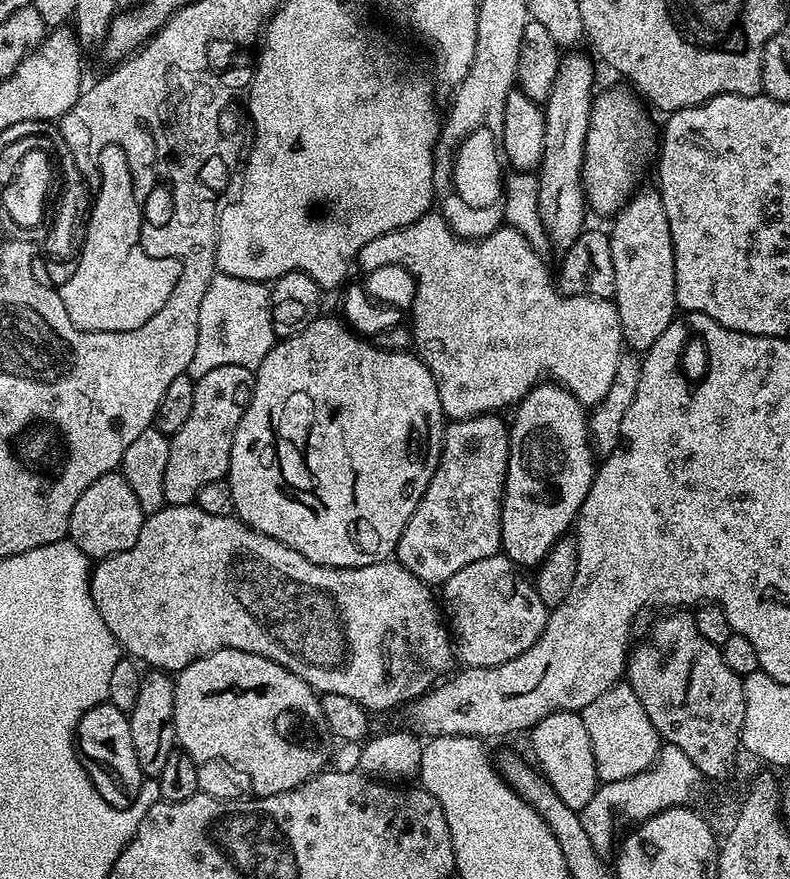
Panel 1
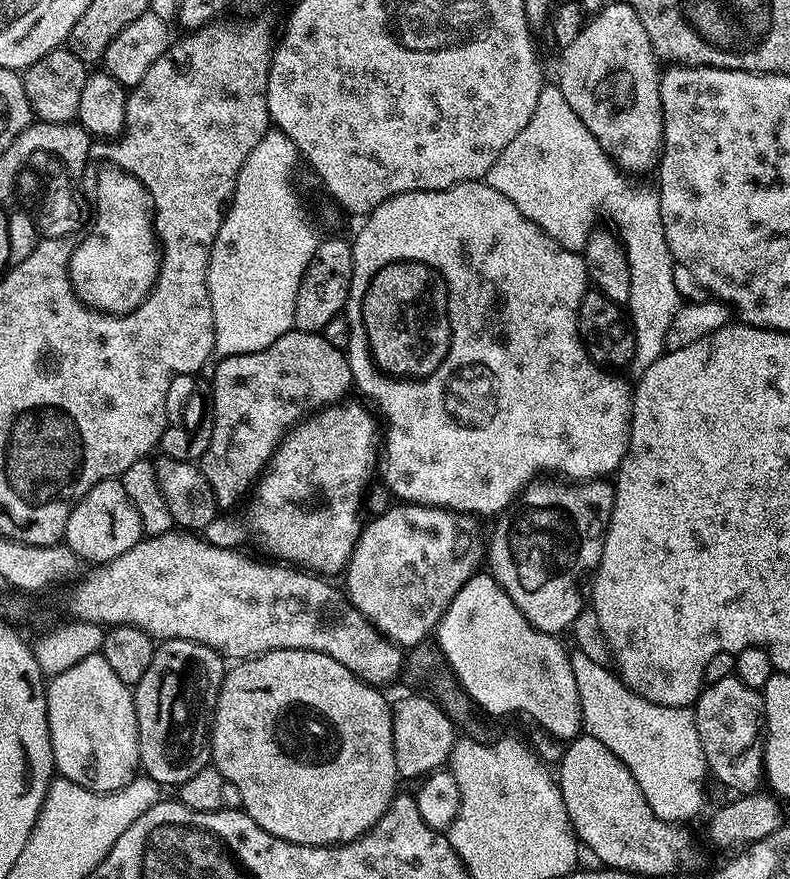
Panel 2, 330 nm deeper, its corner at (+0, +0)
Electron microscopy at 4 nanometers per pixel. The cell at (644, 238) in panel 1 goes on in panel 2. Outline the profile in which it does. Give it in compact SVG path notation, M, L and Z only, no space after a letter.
M627 2L605 3L585 23L583 30L559 53L560 69L554 77L562 90L562 98L570 102L570 110L582 118L582 122L598 138L598 146L616 161L625 171L644 170L659 161L664 147L664 111L660 101L660 78L662 75L658 57L652 50L652 43L646 34L646 26Z

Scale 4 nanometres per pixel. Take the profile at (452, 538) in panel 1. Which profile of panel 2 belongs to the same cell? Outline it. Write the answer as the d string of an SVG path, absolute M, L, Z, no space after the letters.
M407 502L393 503L385 512L373 515L371 519L369 524L367 521L361 527L360 537L348 560L343 577L347 598L373 628L393 644L421 644L433 635L454 594L462 590L468 579L477 575L479 568L476 567L482 564L477 521L463 512L452 512L449 508L425 508L423 504Z

